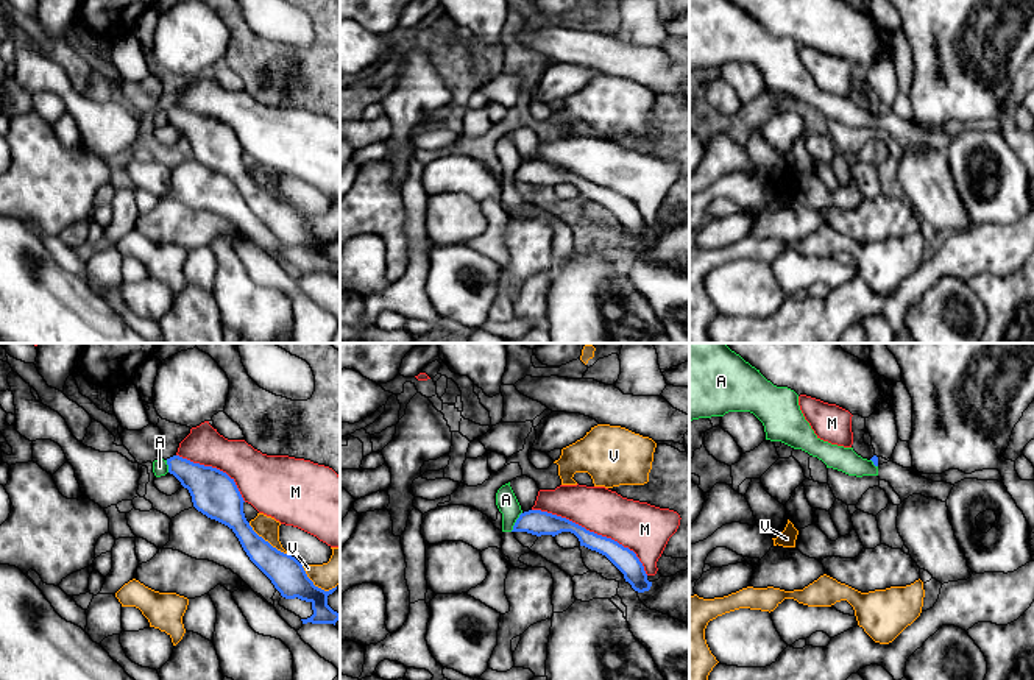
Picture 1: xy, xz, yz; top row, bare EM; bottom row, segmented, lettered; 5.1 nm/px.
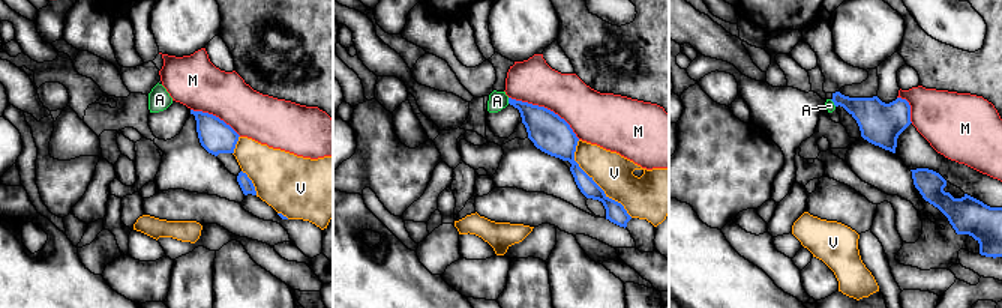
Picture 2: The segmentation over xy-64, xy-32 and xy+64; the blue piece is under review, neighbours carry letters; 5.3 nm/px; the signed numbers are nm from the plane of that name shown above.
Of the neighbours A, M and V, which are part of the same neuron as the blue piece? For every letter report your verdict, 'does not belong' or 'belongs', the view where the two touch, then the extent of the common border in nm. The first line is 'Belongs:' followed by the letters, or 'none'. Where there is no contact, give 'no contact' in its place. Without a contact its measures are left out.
Belongs: none
A: does not belong; meets blue in xz; contact 120 nm long
M: does not belong; meets blue in xz; contact 700 nm long
V: does not belong; meets blue in xy; contact 260 nm long

